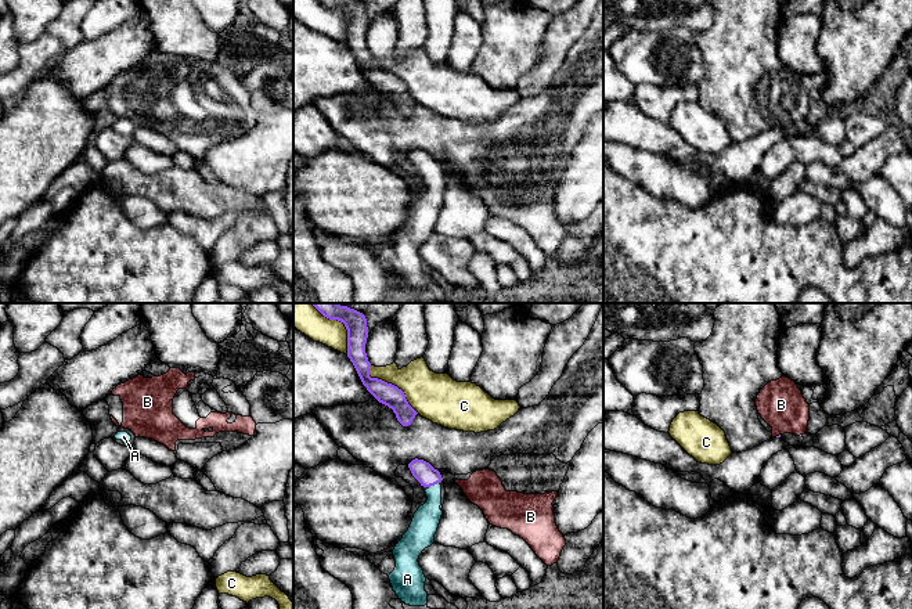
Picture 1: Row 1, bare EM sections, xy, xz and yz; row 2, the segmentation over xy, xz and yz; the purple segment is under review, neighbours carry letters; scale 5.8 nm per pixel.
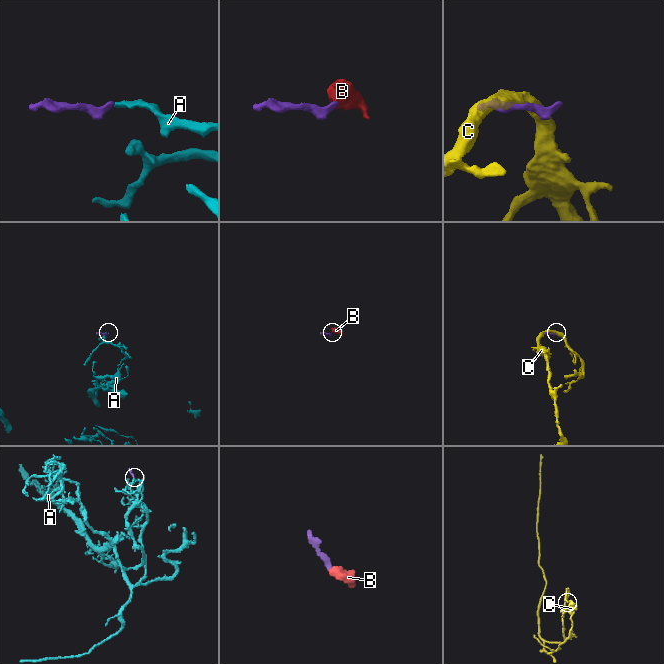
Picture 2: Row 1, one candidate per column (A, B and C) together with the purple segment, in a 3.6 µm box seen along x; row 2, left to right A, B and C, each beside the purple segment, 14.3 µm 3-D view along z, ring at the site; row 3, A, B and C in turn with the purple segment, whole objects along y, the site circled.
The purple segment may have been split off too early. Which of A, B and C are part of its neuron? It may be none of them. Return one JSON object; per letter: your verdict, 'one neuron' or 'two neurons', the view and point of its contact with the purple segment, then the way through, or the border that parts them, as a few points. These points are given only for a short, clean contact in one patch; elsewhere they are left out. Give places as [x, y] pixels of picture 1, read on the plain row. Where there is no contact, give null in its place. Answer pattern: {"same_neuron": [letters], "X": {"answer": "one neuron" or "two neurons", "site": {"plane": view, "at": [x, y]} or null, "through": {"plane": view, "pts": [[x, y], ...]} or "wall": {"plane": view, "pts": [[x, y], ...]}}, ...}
{"same_neuron": ["A"], "A": {"answer": "one neuron", "site": {"plane": "xz", "at": [433, 175]}, "through": {"plane": "xz", "pts": [[424, 162], [433, 175], [433, 193], [425, 212]]}}, "B": {"answer": "two neurons", "site": {"plane": "yz", "at": [777, 126]}, "wall": {"plane": "yz", "pts": [[779, 123], [775, 126]]}}, "C": {"answer": "two neurons", "site": {"plane": "xz", "at": [390, 74]}}}

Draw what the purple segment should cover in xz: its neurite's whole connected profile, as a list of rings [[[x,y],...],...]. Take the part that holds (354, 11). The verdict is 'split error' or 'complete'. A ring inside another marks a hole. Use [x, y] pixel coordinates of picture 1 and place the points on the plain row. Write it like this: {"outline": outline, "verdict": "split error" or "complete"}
{"outline": [[[318,0],[329,10],[338,10],[347,19],[347,47],[353,53],[363,75],[382,94],[396,104],[403,116],[411,115],[418,104],[407,91],[405,84],[397,76],[370,66],[371,53],[365,43],[368,28],[367,8],[357,0]]], "verdict": "complete"}

